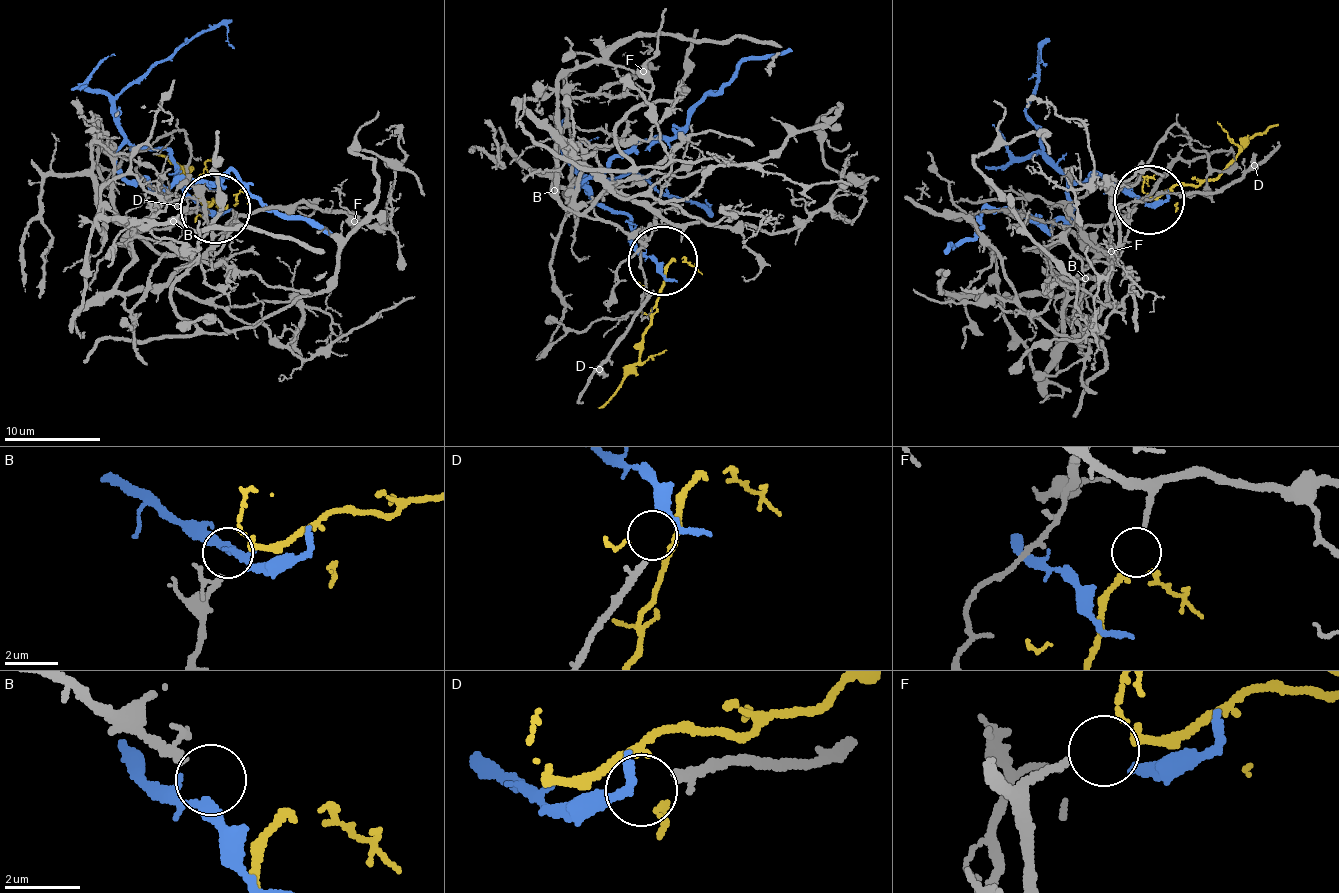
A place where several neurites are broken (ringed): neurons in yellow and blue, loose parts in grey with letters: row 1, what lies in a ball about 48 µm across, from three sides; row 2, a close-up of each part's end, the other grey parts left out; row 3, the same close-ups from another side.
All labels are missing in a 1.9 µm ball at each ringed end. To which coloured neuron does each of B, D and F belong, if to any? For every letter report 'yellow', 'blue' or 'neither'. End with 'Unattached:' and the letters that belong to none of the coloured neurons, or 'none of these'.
B: neither
D: blue
F: yellow
Unattached: B

